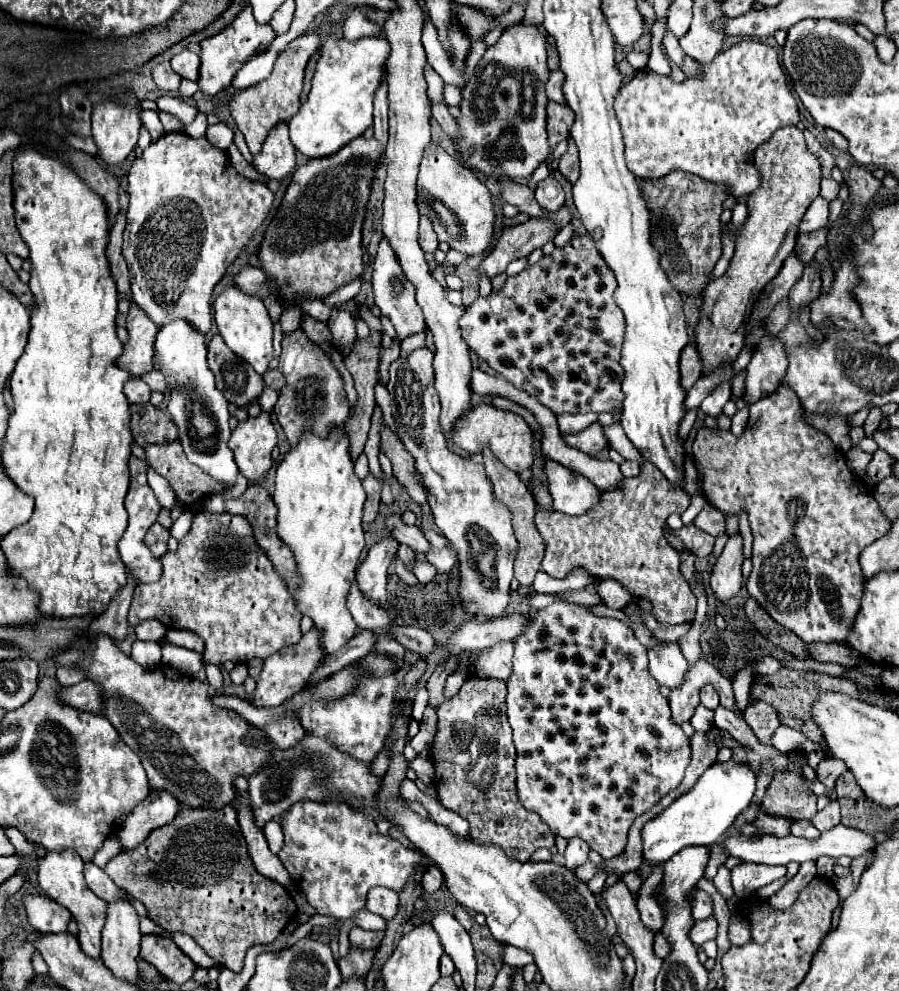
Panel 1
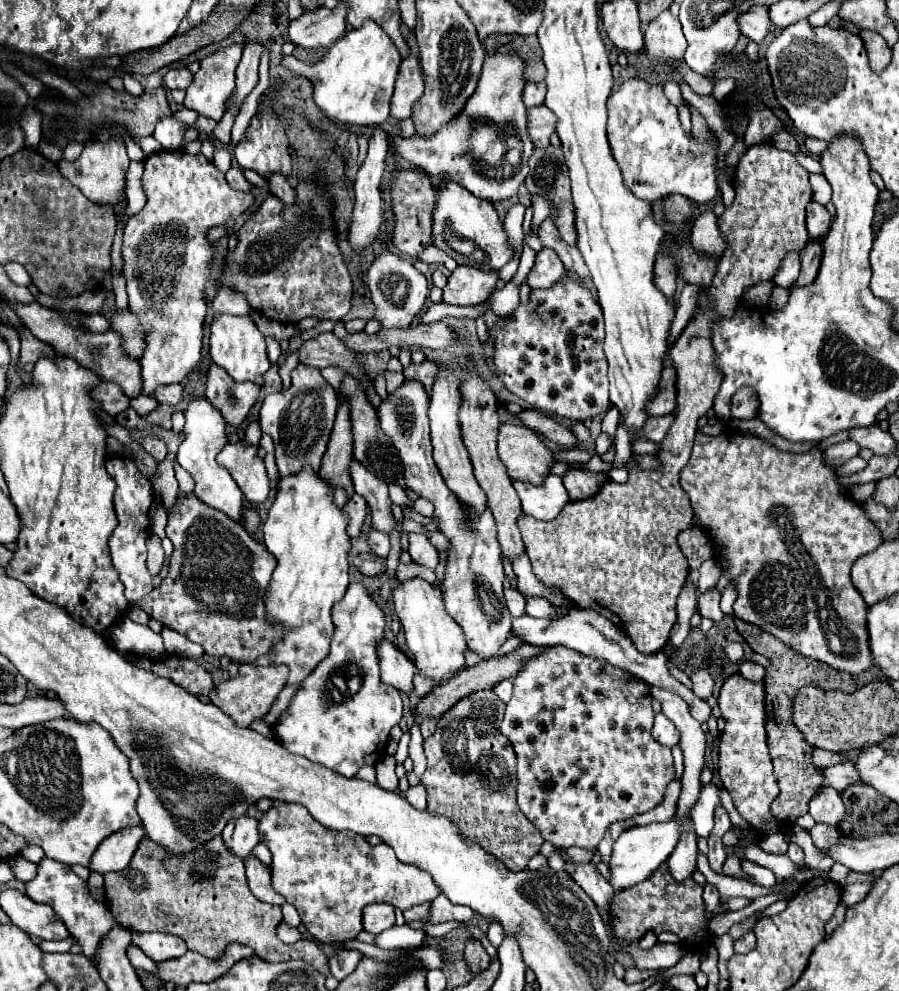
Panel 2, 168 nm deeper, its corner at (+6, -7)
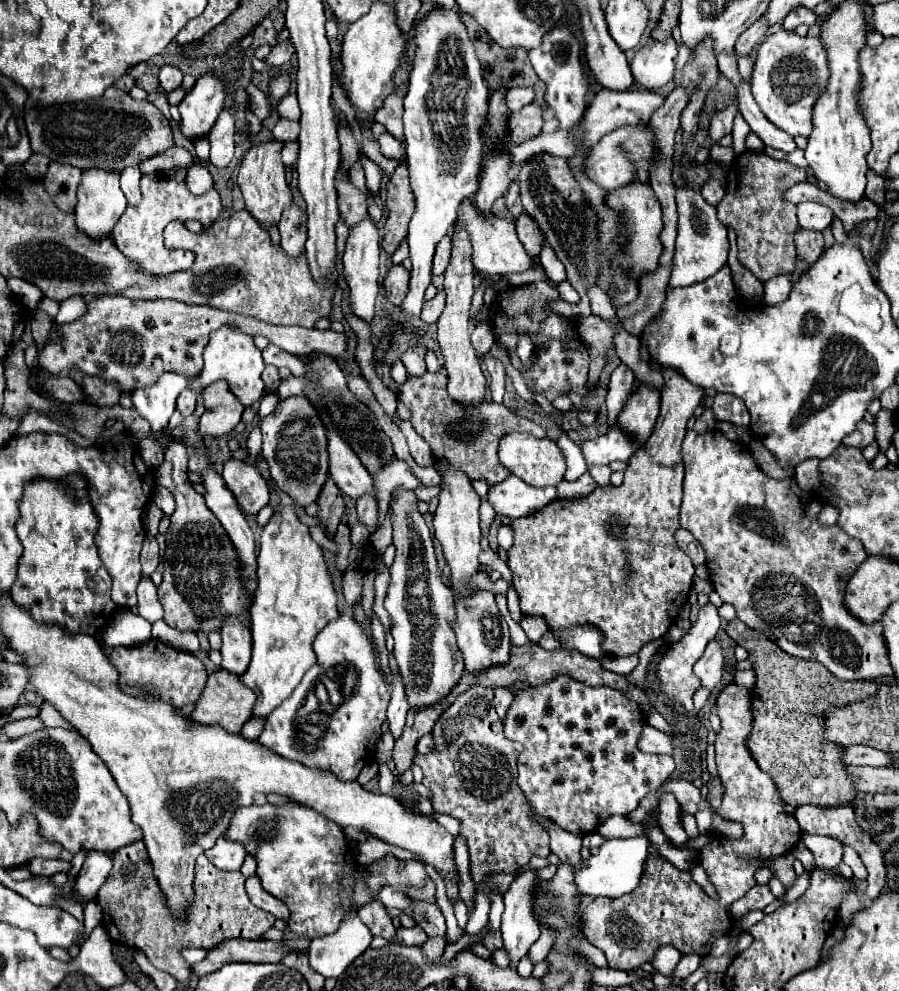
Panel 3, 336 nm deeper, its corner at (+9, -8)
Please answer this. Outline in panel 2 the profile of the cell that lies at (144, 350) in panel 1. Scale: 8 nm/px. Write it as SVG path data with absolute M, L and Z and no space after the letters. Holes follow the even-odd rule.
M32 301L32 303L16 303L16 315L22 319L22 323L30 329L30 333L36 339L52 345L60 355L68 355L68 357L76 359L80 365L92 369L104 381L112 381L112 383L120 385L122 391L128 397L138 397L142 393L142 375L140 375L142 367L140 367L138 359L132 359L124 351L120 333L106 331L102 335L96 335L96 333L90 333L90 331L74 329L68 323L64 323L64 319L60 319L52 309L46 309L42 305L38 305L36 301Z

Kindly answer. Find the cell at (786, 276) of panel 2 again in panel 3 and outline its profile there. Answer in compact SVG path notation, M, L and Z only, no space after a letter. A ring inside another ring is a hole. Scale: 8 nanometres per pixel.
M785 274L785 276L775 276L773 280L767 280L765 284L763 284L765 288L763 288L763 304L767 304L767 306L777 306L777 304L781 304L787 296L789 296L789 292L791 292L791 280L789 280L789 274Z

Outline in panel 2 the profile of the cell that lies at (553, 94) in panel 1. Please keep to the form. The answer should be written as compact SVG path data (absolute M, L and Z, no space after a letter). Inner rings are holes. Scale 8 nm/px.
M528 83L524 89L524 103L526 107L538 107L544 103L546 95L546 83Z

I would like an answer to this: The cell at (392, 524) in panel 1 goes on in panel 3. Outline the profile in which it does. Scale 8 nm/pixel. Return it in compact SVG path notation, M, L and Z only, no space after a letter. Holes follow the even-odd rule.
M327 432L327 452L329 452L329 476L335 480L337 488L349 498L357 500L357 496L373 490L373 478L367 468L361 464L359 456L351 450L351 446L335 432Z

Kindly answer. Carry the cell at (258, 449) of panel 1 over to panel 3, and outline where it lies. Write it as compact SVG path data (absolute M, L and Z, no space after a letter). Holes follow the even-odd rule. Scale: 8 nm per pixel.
M231 458L225 462L223 480L245 514L257 514L267 506L269 490L265 490L265 480L255 466Z

